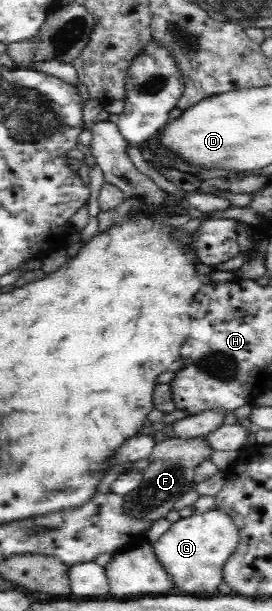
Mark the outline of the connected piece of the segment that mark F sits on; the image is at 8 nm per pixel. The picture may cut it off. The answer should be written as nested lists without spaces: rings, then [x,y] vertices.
[[[174,436],[167,440],[155,443],[147,468],[141,470],[143,480],[140,486],[124,496],[130,503],[132,512],[143,512],[146,516],[165,518],[168,512],[174,510],[174,503],[187,492],[188,486],[195,479],[195,469],[203,461],[210,460],[215,449],[211,446],[207,436],[183,437]]]

